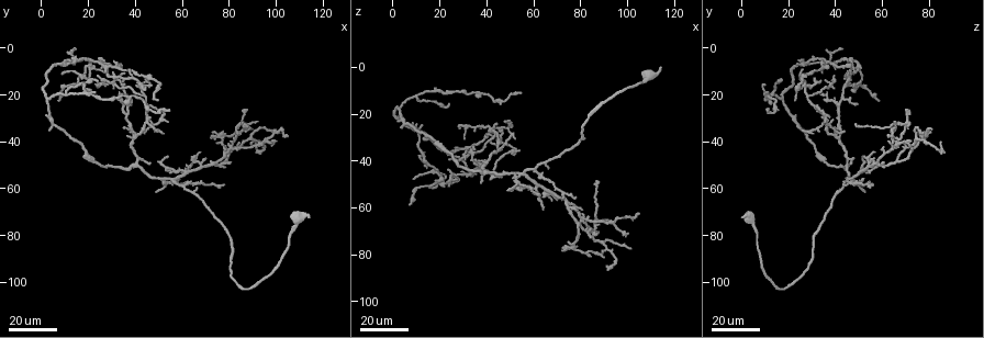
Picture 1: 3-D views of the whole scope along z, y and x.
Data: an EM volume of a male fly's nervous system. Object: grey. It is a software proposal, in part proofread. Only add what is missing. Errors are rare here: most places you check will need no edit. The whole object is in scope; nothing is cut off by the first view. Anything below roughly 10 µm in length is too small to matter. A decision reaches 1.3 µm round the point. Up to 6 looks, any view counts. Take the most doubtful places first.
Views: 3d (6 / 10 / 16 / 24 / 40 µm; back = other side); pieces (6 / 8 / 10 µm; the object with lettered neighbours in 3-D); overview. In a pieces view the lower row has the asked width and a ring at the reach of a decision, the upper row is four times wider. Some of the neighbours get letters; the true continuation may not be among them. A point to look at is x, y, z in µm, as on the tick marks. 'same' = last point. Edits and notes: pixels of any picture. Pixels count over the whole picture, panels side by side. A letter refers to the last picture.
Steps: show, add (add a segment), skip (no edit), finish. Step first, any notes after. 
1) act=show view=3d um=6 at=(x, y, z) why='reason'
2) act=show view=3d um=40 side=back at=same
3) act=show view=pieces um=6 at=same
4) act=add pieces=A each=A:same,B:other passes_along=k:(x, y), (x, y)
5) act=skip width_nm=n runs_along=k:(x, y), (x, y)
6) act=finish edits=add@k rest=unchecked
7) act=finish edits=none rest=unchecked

act=show view=3d um=24 at=(115, 72, 0) why='free end'

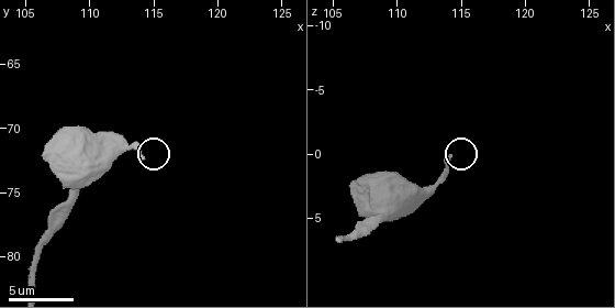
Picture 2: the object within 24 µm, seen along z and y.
act=show view=pieces um=6 at=(114.0, 72.4, 0.2)

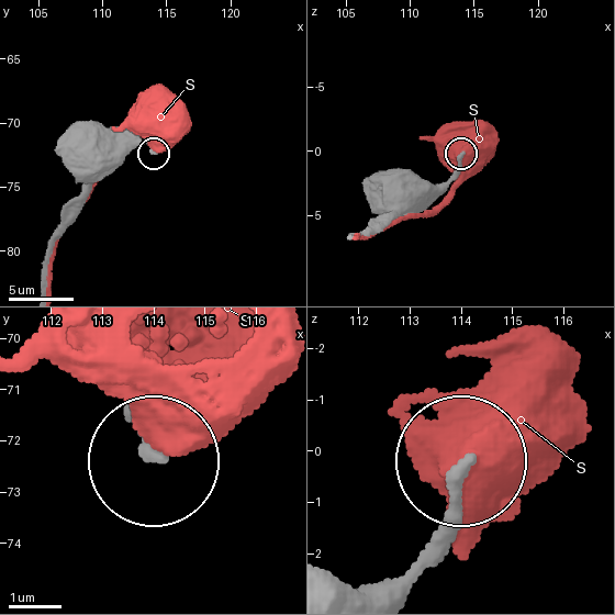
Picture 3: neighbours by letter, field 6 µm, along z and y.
act=skip each=S:other runs_along=3:(371, 593), (442, 523), (459, 461) found='none of them fits'

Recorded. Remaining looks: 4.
act=show view=3d um=24 at=(77, 58, 56) why='thin end'

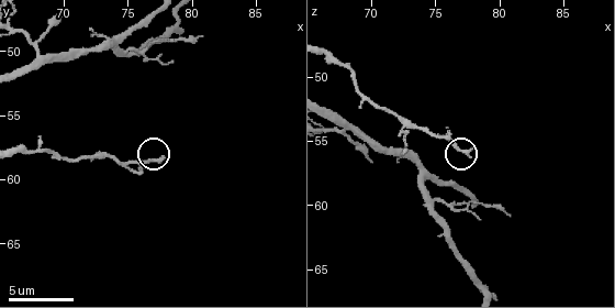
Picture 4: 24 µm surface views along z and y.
act=show view=pieces um=10 at=(77.8, 58.2, 55.6)

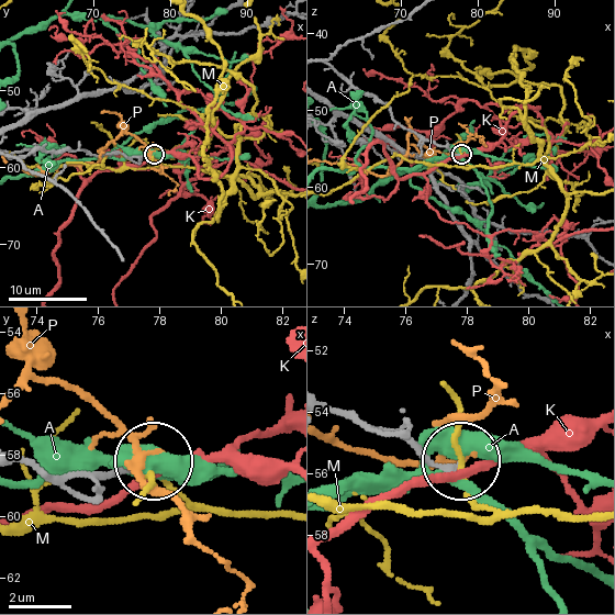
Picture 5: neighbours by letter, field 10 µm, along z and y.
act=skip width_nm=190 each=A:other,K:other,M:other,P:other found='no lettered segment goes on from it'

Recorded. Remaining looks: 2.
act=show view=3d um=40 at=(106, 37, 62) why='end of a long branch'

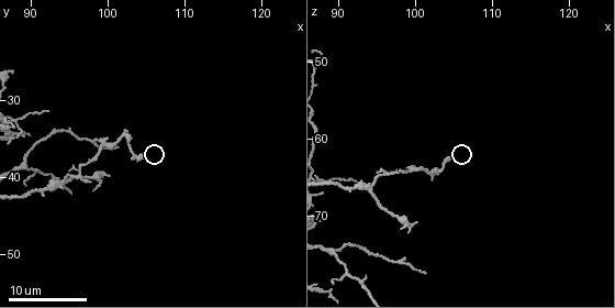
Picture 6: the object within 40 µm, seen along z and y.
act=show view=pieces um=6 at=(105.0, 37.5, 62.5)

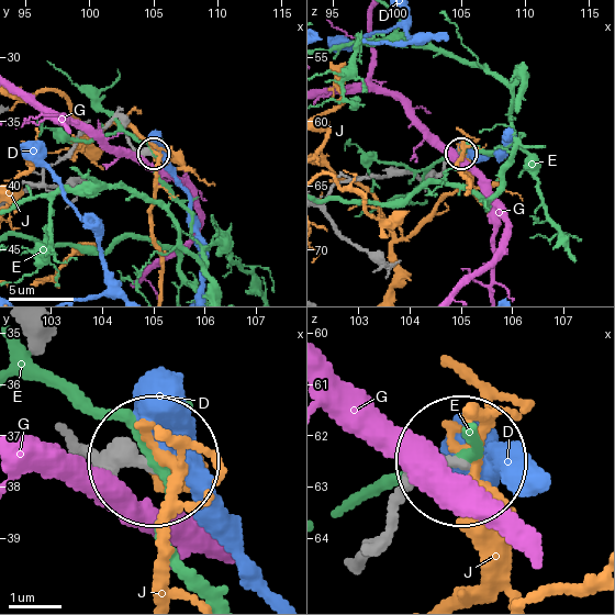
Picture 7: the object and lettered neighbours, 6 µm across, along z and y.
act=skip each=D:other,E:other,G:other,J:other runs_along=7:(75, 444), (154, 461) found='no lettered segment goes on from it'

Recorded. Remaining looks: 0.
act=finish edits=none rest=unchecked

